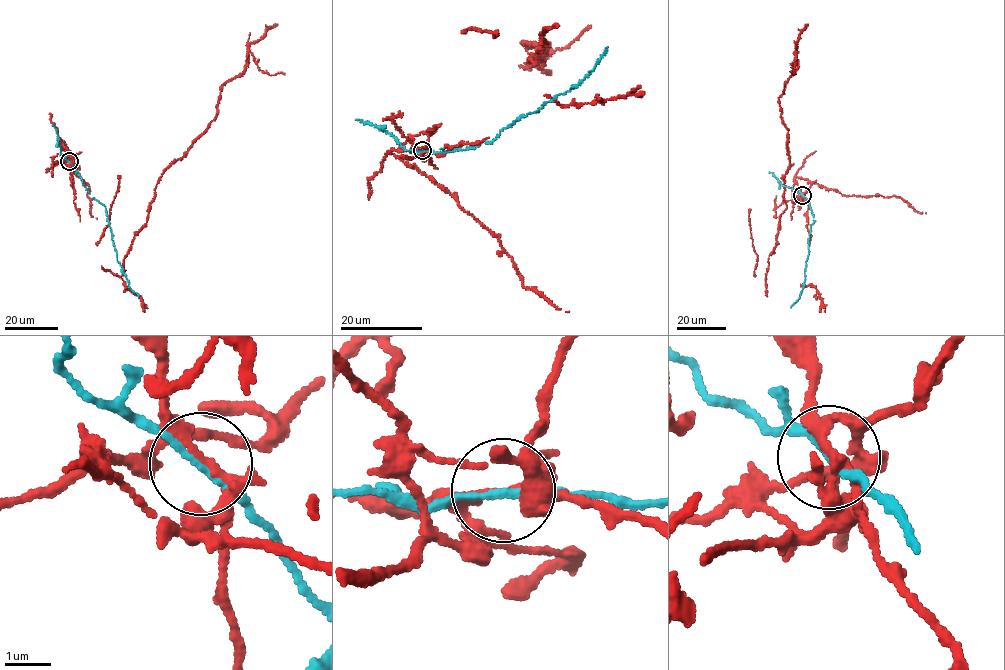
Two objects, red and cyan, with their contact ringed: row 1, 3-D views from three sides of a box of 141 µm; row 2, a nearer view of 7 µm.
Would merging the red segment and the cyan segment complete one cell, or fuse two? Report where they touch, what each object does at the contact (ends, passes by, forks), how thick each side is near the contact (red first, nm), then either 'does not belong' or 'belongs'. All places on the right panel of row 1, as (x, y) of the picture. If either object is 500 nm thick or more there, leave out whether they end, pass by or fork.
place (802, 195); red passes by; cyan passes by; calibres 200 and 140 nm; does not belong

